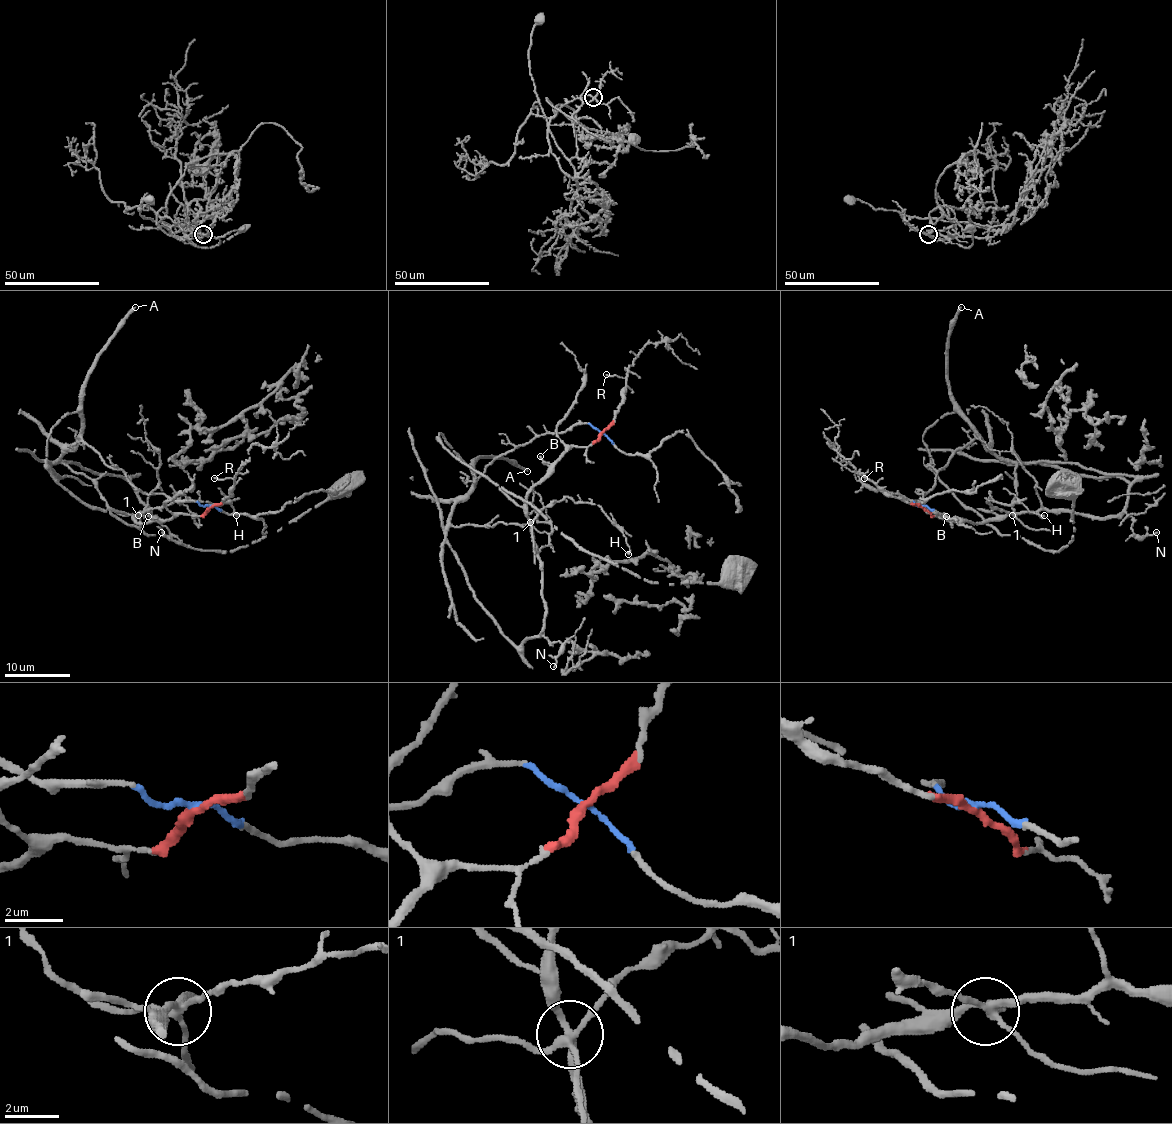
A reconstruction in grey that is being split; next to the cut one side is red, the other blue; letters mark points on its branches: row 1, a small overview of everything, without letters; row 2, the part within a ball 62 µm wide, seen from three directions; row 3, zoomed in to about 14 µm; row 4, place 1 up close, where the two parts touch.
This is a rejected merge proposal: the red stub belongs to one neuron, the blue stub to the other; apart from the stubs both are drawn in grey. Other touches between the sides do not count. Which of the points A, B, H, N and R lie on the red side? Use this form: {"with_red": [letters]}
{"with_red": ["B", "N", "R"]}

